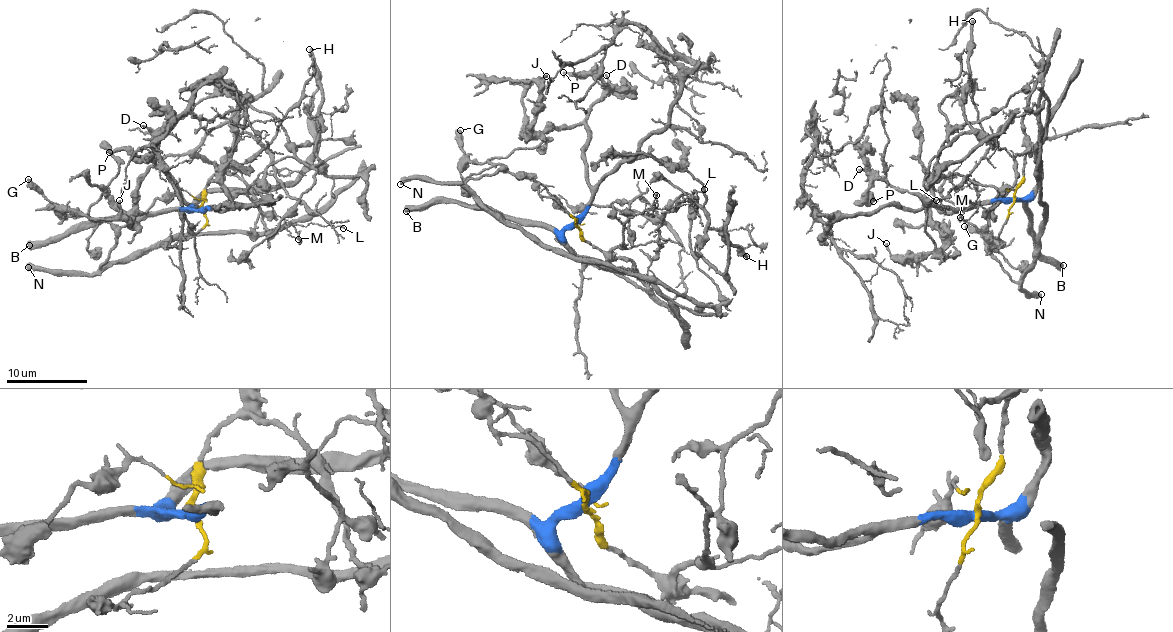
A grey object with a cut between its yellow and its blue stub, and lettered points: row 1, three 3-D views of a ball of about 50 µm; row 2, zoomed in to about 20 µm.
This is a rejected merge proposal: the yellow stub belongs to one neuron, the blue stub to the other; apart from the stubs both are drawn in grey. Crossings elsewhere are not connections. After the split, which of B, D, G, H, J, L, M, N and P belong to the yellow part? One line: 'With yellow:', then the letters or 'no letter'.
With yellow: G, H, L, M, N

